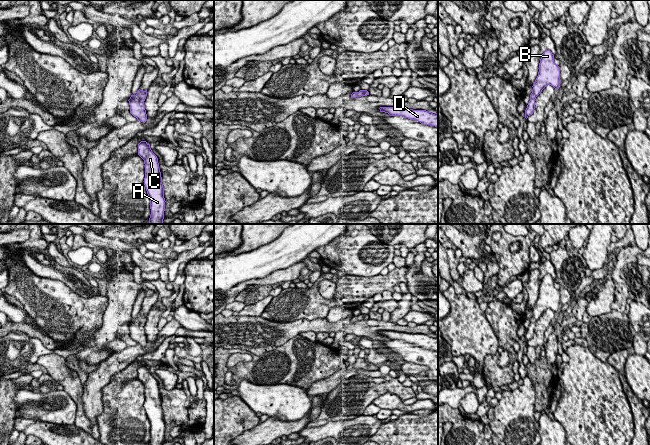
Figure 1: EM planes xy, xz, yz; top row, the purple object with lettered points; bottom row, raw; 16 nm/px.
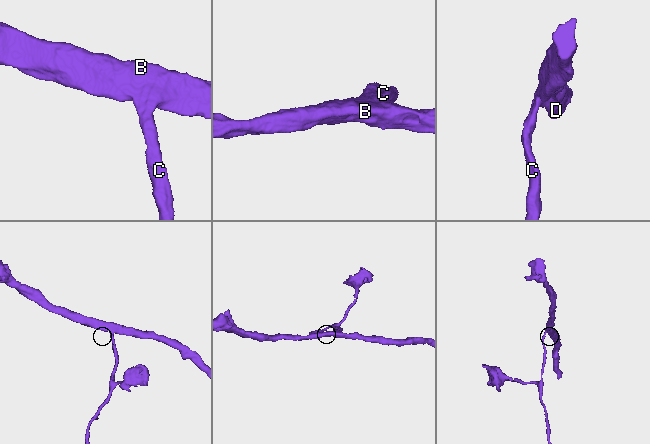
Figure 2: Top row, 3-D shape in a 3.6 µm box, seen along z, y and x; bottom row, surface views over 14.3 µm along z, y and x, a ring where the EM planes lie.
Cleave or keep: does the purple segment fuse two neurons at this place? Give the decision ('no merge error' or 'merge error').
no merge error

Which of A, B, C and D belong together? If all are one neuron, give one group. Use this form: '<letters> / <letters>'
A B C D

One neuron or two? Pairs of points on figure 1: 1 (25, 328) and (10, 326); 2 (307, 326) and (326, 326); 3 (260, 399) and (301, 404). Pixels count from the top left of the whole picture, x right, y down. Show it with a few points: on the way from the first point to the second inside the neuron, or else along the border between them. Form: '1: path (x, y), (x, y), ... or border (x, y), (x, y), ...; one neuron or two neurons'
1: path (21, 327), (14, 327); one neuron
2: path (312, 326), (321, 326); one neuron
3: path (270, 400), (291, 403); one neuron

